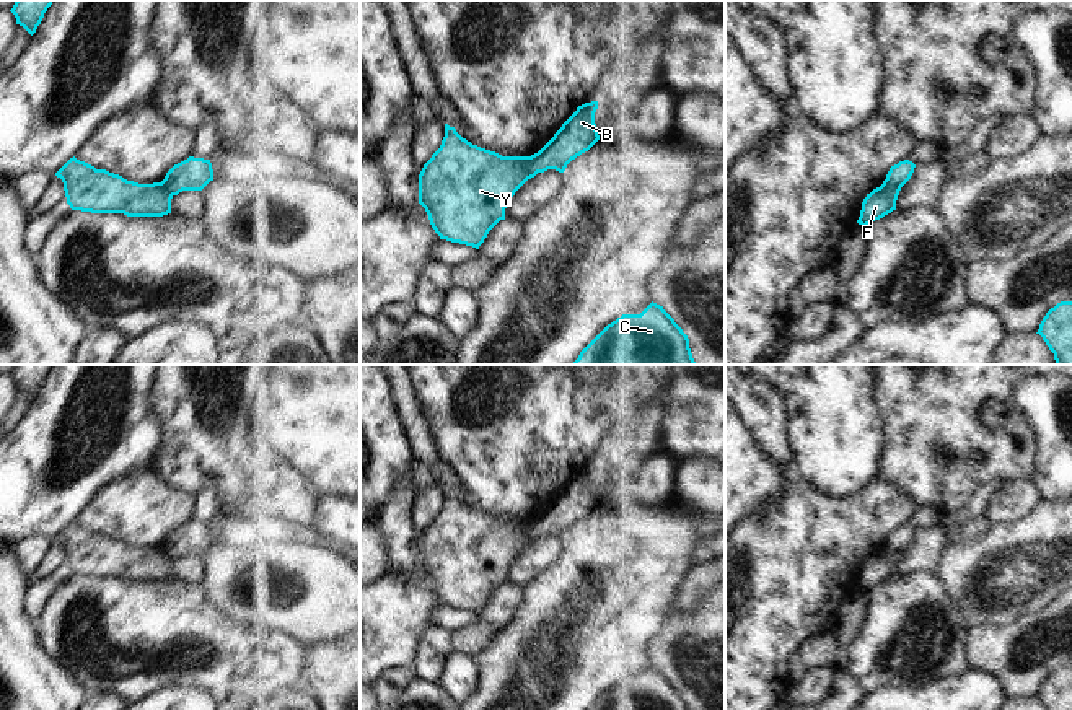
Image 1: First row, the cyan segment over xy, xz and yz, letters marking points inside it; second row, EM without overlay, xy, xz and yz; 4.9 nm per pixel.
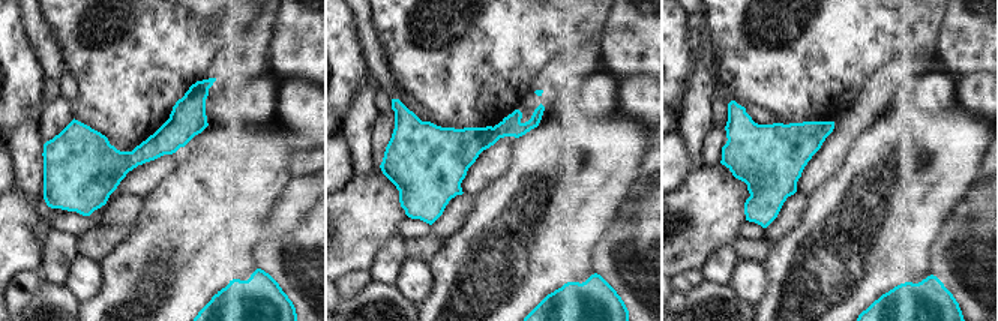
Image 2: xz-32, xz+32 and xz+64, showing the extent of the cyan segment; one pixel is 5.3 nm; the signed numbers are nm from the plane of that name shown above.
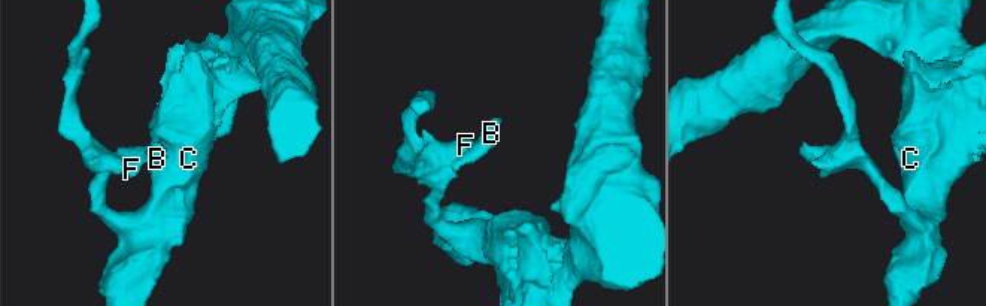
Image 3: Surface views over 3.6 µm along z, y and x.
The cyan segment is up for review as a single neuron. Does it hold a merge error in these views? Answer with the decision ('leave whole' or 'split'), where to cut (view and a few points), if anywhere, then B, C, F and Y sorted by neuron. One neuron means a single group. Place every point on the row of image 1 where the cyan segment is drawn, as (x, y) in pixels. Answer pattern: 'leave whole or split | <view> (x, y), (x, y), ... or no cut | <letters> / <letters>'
split | xz (530, 157), (522, 183) | B / C F Y

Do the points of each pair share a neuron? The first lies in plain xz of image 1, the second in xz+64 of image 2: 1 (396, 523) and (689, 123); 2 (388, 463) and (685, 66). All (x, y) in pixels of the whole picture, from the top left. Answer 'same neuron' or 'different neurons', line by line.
1: same neuron
2: same neuron

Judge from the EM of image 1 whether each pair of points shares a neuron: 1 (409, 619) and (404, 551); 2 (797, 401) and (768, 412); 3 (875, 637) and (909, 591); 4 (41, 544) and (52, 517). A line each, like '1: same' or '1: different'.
1: different
2: different
3: same
4: different

